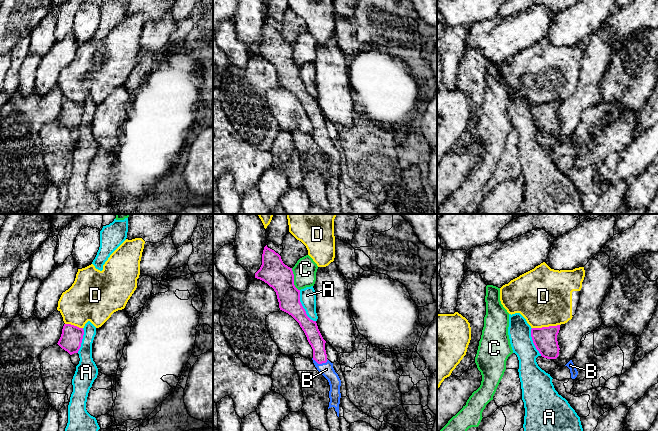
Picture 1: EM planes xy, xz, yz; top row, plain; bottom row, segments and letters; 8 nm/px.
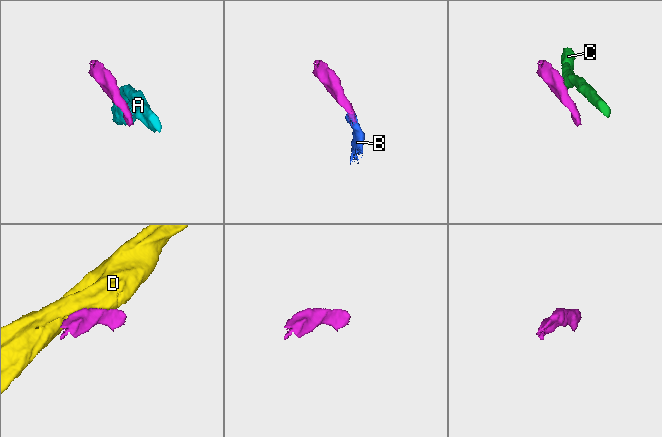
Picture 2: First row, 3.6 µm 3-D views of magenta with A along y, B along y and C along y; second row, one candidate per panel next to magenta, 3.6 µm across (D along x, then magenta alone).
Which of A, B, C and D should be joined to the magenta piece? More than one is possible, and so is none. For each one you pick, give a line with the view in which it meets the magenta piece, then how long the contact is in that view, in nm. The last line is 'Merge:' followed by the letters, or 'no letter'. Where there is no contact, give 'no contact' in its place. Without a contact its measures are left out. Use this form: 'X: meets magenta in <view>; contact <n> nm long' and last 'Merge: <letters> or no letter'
B: meets magenta in xz; contact 130 nm long
Merge: B

